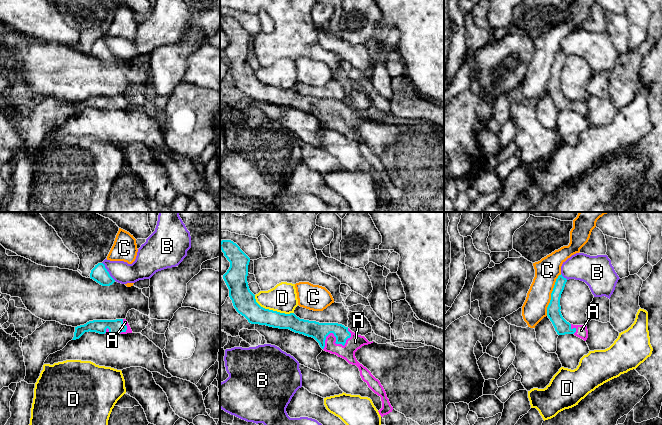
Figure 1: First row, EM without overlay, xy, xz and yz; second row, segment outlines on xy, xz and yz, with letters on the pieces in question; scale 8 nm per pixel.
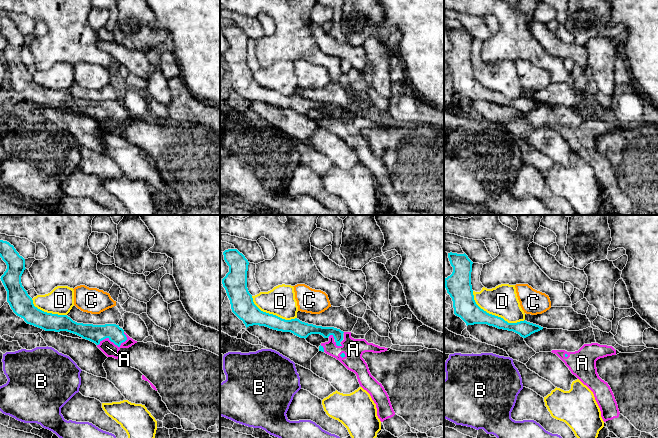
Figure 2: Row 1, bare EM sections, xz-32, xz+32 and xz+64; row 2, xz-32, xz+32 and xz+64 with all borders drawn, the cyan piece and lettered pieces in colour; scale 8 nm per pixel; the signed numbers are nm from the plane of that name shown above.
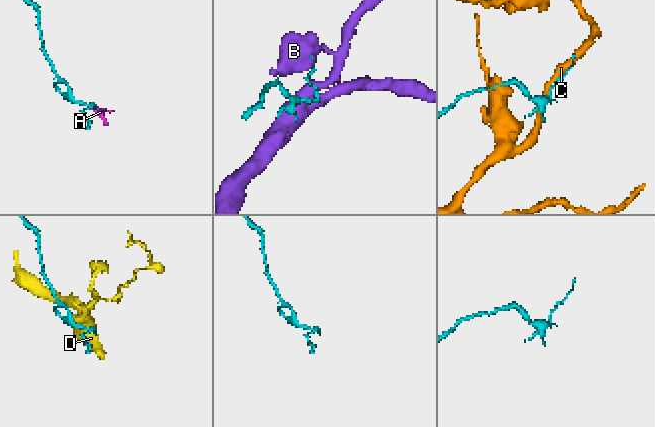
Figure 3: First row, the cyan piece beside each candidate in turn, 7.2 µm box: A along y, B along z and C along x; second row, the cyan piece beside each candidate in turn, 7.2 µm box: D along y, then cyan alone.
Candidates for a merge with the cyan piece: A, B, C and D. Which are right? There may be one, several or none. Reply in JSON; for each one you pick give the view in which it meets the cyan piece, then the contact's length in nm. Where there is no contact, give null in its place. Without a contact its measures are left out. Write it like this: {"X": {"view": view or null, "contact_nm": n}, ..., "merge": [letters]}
{"A": {"view": "xz", "contact_nm": 260}, "merge": ["A"]}

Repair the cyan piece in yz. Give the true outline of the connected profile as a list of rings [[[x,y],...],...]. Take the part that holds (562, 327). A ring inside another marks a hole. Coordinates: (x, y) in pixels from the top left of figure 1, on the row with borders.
[[[562,274],[556,279],[553,291],[551,293],[551,300],[547,307],[547,316],[552,322],[558,335],[574,334],[575,336],[586,341],[588,338],[587,326],[570,324],[561,314],[560,298],[566,282],[567,279],[564,278]]]

